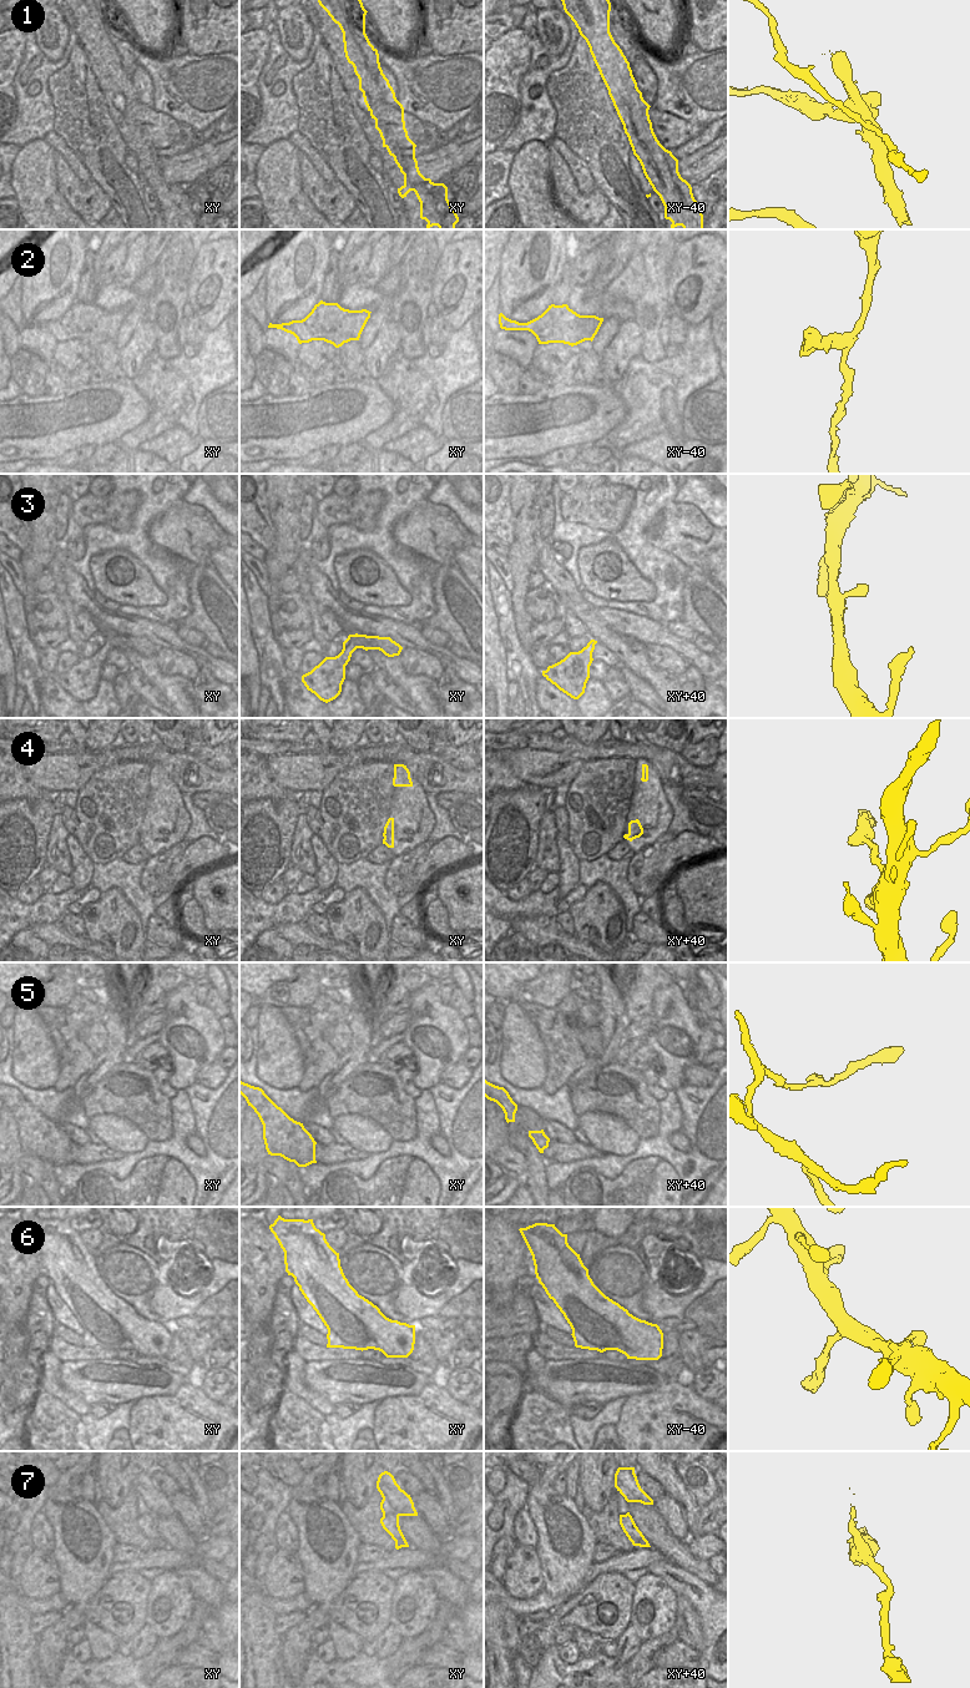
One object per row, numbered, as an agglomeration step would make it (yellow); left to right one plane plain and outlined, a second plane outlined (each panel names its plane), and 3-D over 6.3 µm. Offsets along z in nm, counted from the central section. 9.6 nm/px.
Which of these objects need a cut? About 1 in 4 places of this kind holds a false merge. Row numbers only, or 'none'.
1, 7

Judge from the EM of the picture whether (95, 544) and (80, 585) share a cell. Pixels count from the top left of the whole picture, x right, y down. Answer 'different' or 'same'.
different

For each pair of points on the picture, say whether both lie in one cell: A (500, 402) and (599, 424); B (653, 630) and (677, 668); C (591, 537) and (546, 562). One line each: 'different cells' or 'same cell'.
A: same cell
B: different cells
C: different cells

